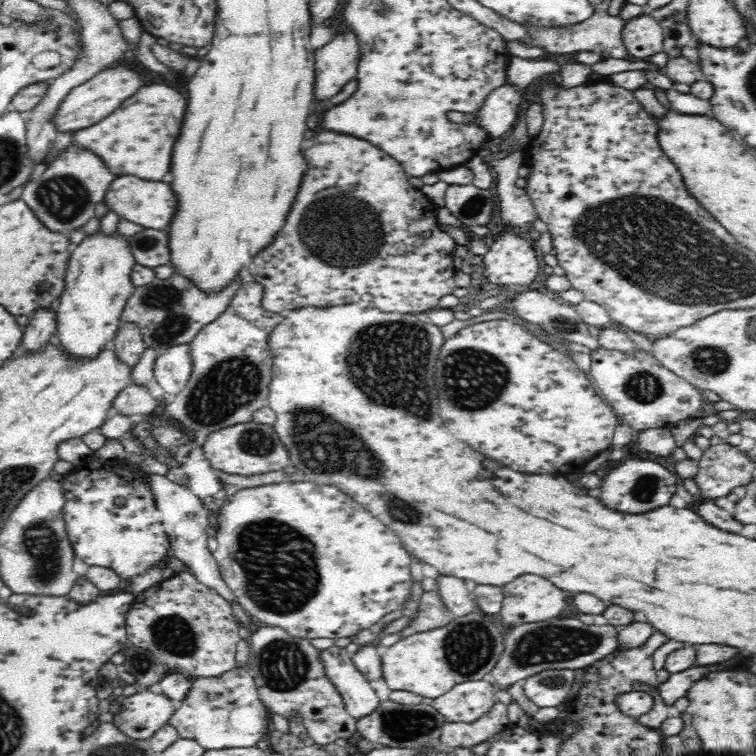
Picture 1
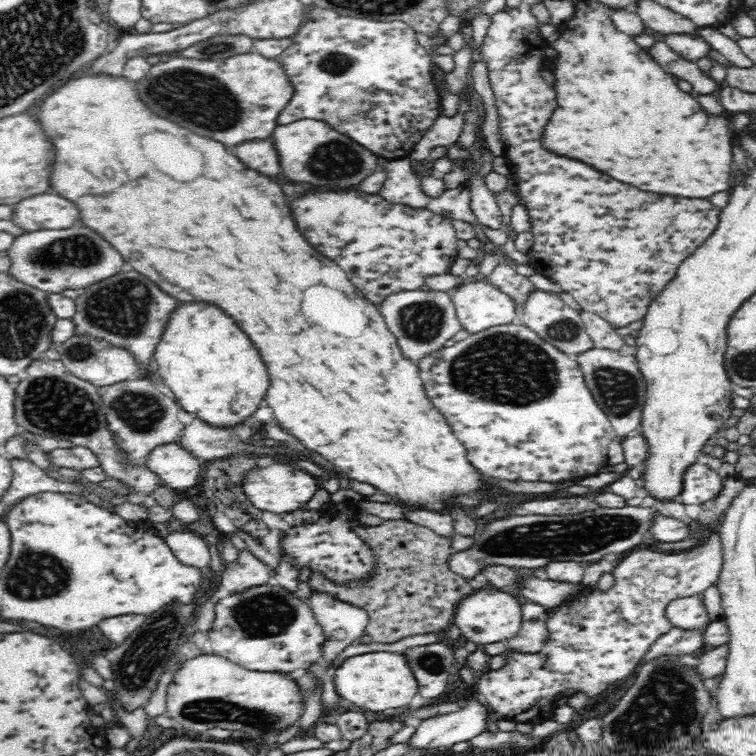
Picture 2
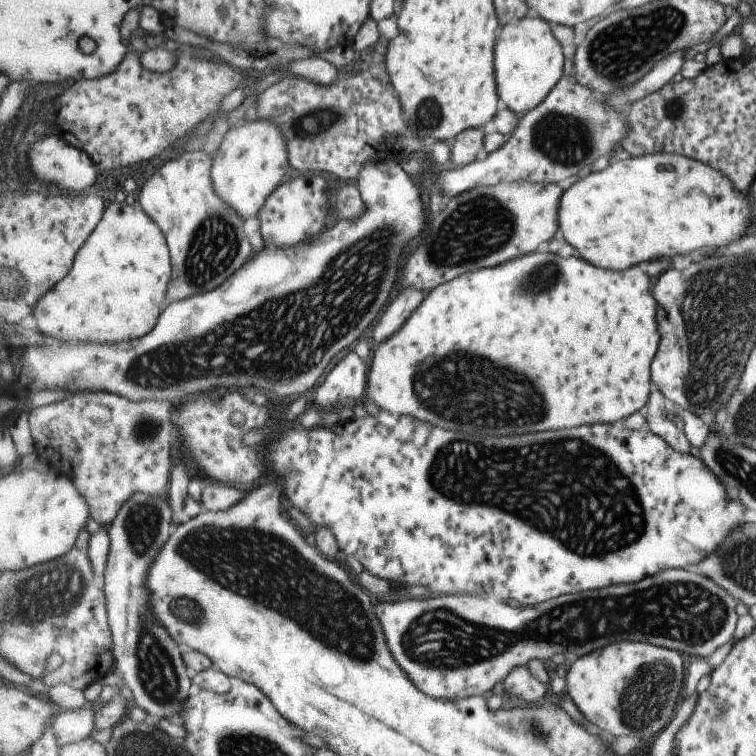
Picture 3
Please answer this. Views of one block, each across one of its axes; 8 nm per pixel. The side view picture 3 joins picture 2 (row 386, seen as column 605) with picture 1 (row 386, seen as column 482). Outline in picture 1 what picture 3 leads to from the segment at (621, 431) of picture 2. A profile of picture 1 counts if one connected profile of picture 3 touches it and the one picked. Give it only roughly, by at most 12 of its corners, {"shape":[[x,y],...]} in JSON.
{"shape":[[598,347],[588,375],[634,430],[702,414],[704,393],[640,348]]}

